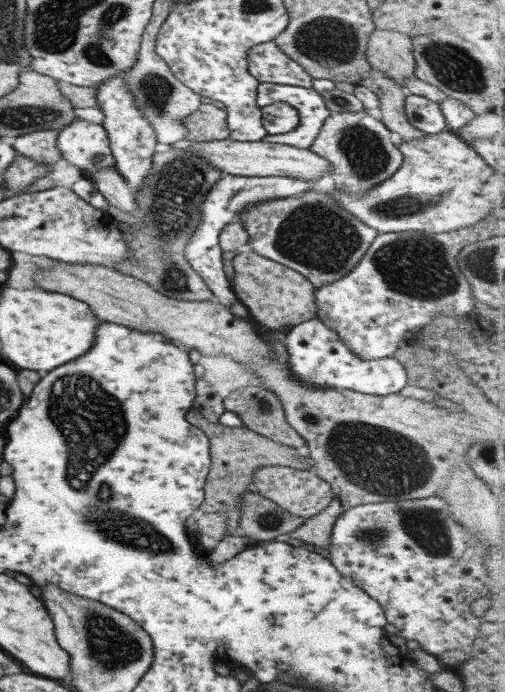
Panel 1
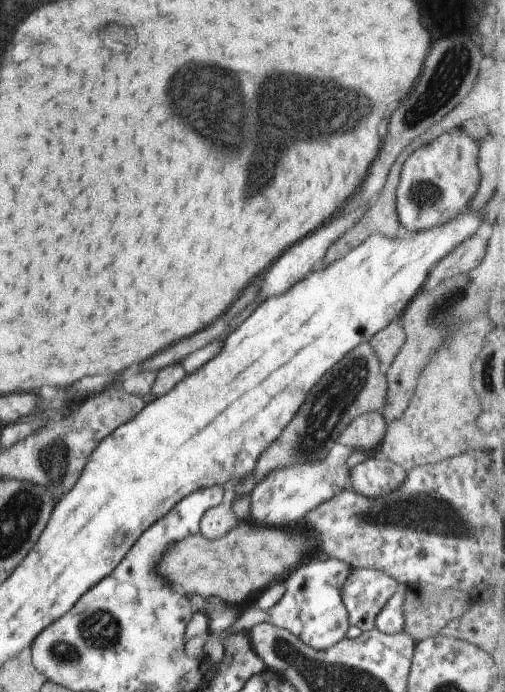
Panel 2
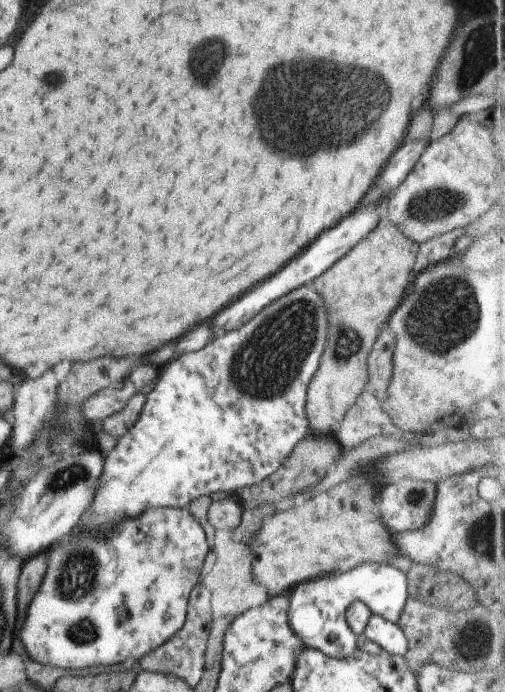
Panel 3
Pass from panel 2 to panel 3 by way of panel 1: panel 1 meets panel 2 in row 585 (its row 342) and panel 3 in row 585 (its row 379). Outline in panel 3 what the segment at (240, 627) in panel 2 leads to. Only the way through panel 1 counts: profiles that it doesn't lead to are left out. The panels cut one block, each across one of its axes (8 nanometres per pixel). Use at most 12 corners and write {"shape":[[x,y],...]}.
{"shape":[[367,562],[302,582],[288,624],[330,658],[358,650],[346,608],[398,623],[406,574]]}

